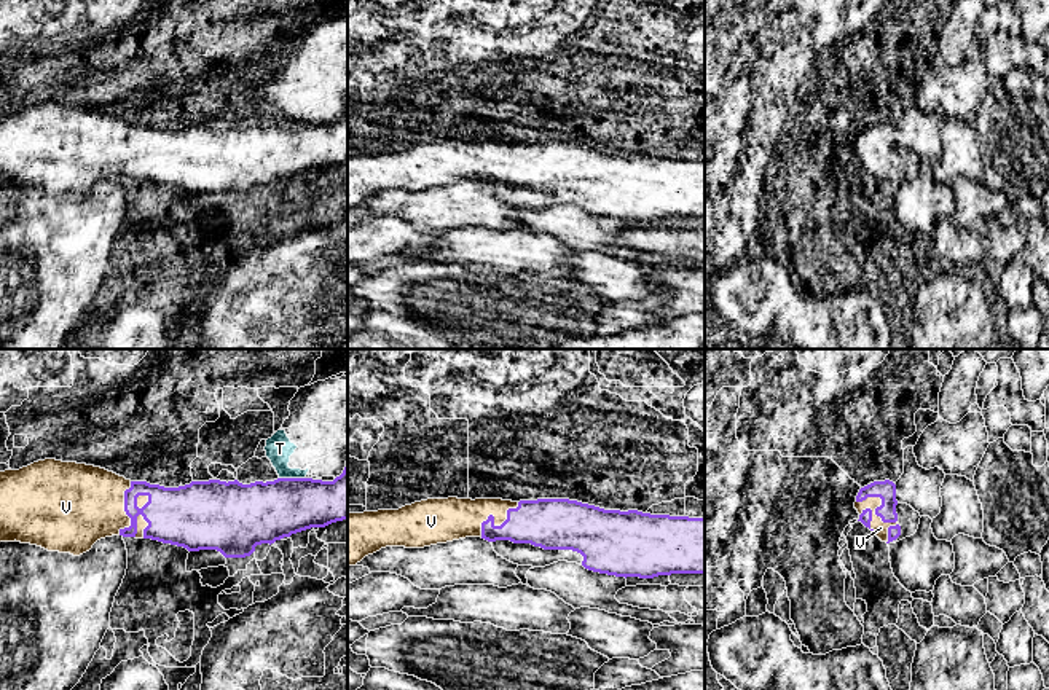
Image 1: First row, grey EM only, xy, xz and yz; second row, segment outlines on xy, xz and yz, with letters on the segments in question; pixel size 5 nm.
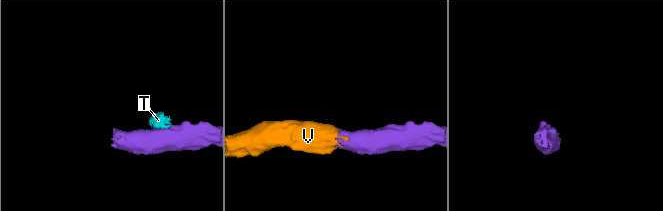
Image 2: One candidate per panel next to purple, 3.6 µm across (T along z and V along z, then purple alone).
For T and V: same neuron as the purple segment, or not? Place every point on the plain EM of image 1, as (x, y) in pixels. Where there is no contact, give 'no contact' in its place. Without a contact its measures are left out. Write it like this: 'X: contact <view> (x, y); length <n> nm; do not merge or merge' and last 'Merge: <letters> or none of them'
T: contact xy (292, 121); length 130 nm; do not merge
V: contact yz (876, 153); length 260 nm; merge
Merge: V

